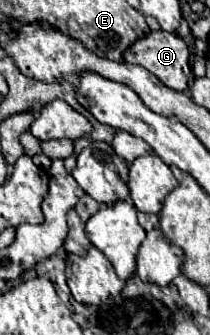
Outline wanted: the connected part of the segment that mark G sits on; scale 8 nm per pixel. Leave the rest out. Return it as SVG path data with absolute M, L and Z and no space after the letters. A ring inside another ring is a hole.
M163 29L159 31L149 31L145 37L137 39L125 53L123 59L127 63L137 63L141 67L145 67L147 71L151 71L161 83L165 83L167 87L175 89L175 91L187 91L189 87L189 79L193 77L191 73L191 65L189 65L189 47L185 45L185 41L175 35L175 33L167 33Z

